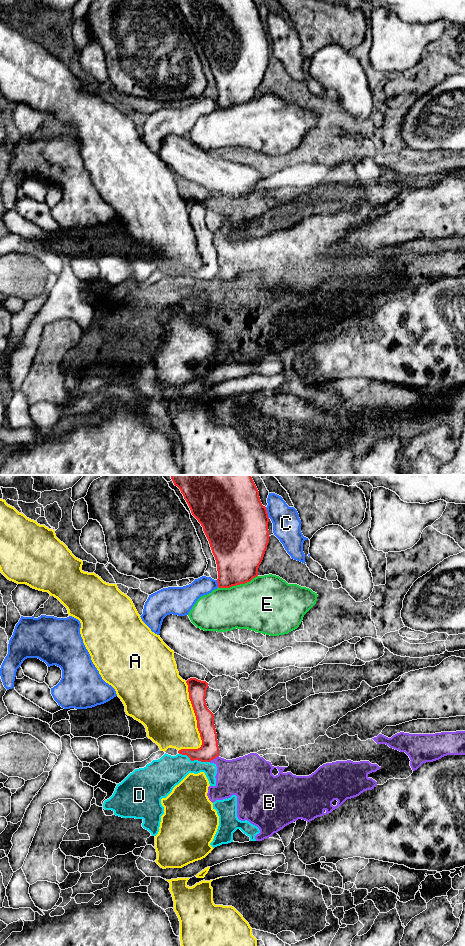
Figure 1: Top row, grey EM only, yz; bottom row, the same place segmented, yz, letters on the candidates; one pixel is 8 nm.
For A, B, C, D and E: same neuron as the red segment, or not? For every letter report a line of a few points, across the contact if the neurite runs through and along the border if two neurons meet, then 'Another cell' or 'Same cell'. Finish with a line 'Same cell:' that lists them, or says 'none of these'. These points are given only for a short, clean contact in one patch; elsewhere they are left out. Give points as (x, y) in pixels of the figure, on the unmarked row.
A: Another cell
B: Another cell
C: Another cell
D: Line: yz (179, 273), (185, 274), (191, 280), (209, 282). Another cell
E: Another cell
Same cell: none of these

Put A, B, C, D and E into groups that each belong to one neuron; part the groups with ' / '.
A / B D / C / E

